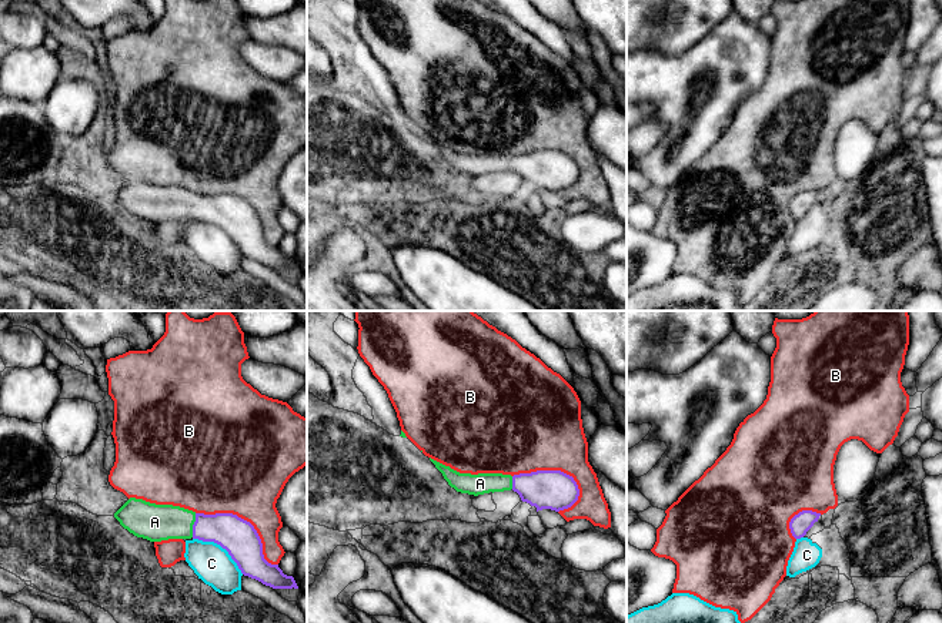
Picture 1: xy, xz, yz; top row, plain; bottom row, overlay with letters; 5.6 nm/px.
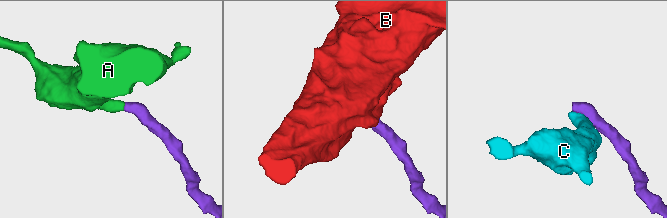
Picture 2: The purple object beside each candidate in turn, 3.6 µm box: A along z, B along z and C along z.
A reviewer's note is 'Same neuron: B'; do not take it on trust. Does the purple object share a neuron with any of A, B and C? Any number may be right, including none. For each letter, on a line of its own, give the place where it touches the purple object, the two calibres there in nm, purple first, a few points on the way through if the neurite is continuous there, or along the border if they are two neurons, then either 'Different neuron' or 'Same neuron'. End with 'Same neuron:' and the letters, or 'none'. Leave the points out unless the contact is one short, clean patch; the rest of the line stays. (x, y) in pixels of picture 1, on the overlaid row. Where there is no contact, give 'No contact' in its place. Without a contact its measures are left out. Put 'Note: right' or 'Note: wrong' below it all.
A: Touches purple at xy (193, 525). Thickness 200 nm (purple) against 200 nm. Path across: xy (233, 533), (221, 528), (193, 525), (154, 522). Same neuron
B: Touches purple at xy (246, 521). Thickness 200 nm (purple) against 440 nm. Different neuron
C: Touches purple at xy (221, 546). Thickness 200 nm (purple) against 220 nm. Different neuron
Same neuron: A
Note: wrong

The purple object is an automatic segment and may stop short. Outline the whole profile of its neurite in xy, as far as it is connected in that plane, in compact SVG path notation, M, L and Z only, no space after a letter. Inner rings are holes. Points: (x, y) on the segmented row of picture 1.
M130 498L116 513L120 525L150 542L198 539L214 542L228 552L244 576L273 589L298 589L293 576L264 559L261 539L254 526L233 513L204 515Z

